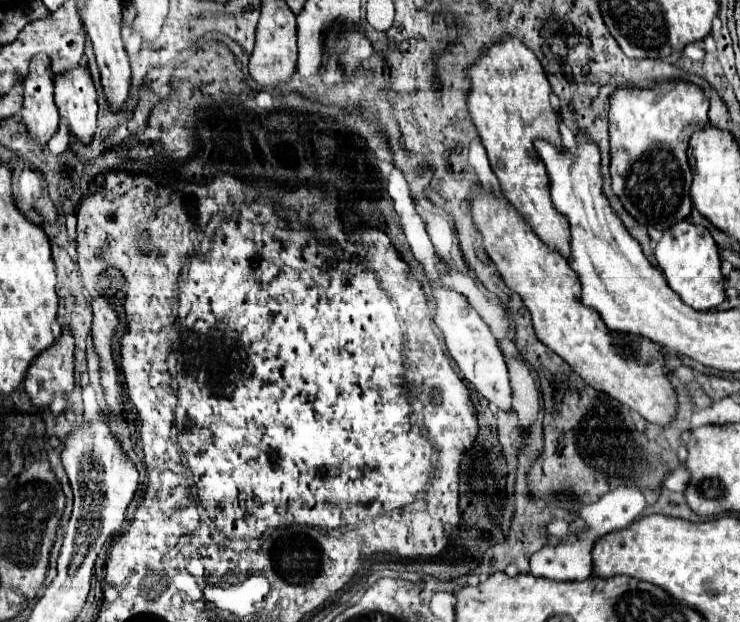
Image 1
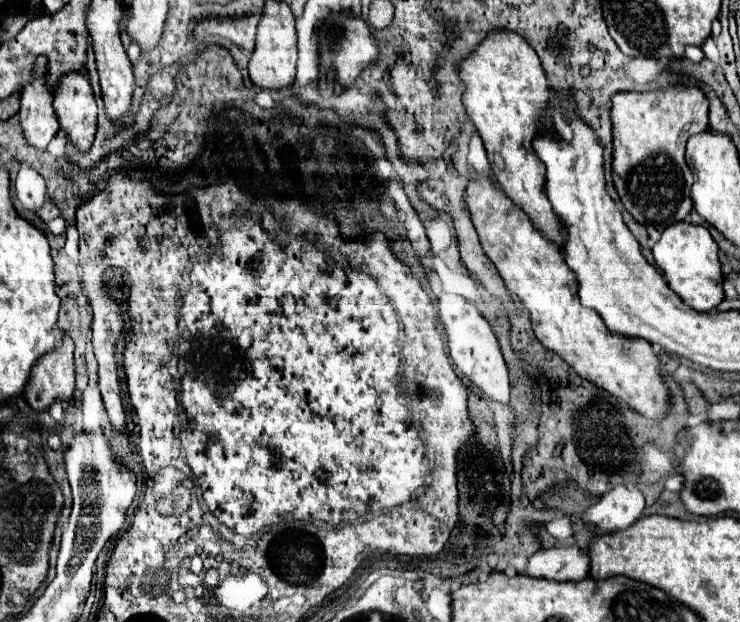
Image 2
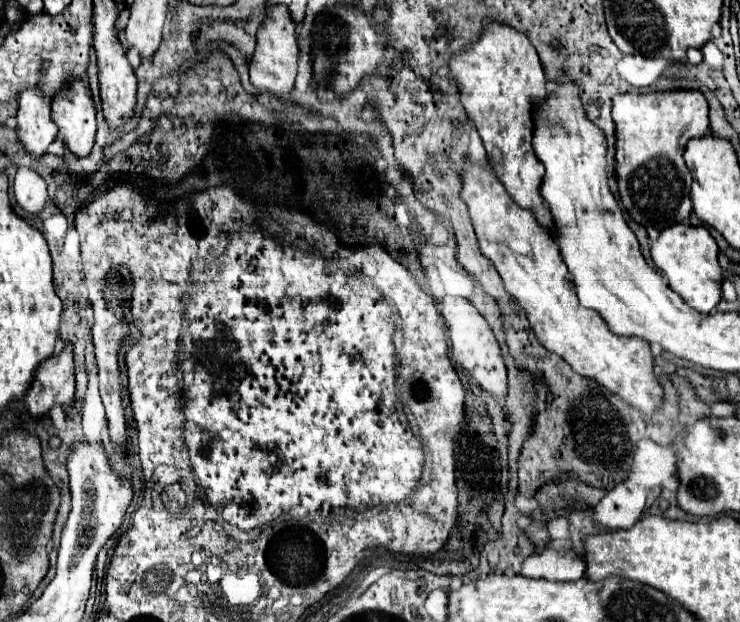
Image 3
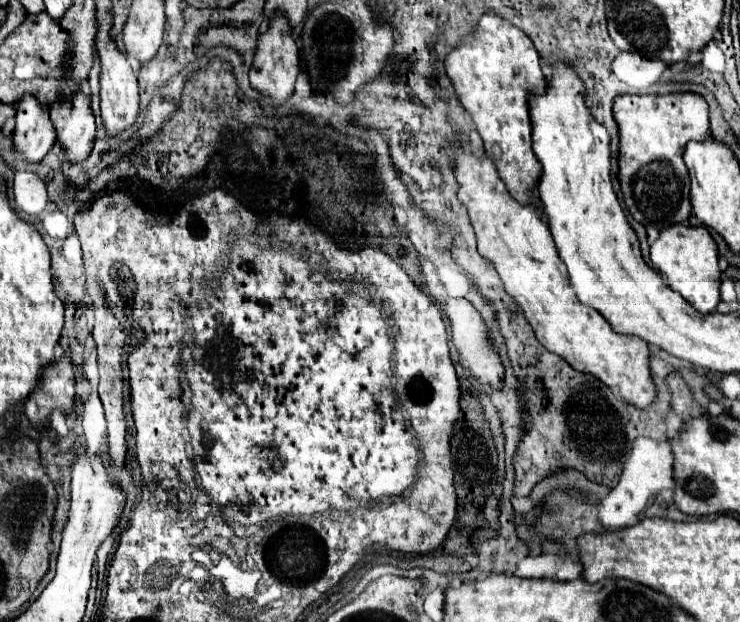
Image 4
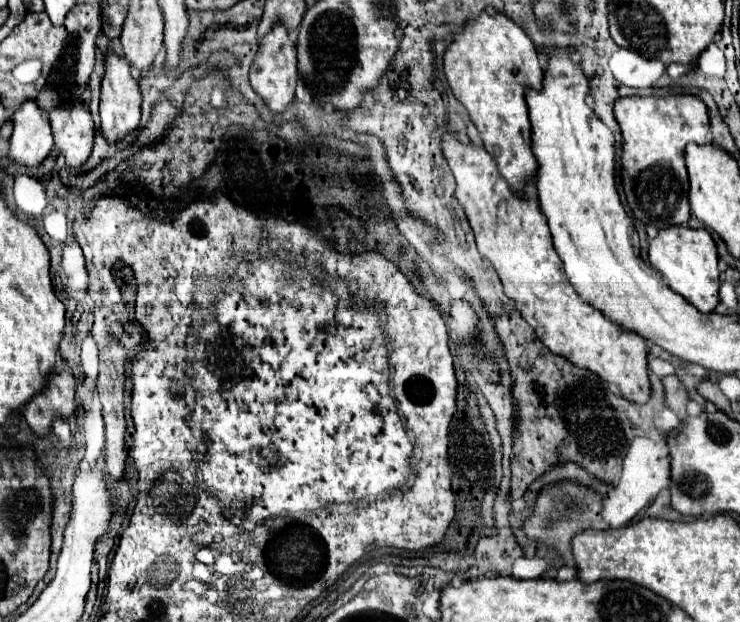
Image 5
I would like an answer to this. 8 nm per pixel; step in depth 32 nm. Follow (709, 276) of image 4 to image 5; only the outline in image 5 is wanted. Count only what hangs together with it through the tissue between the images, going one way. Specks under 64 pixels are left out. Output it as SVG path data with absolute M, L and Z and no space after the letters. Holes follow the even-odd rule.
M672 226L658 232L656 238L648 244L648 260L652 268L656 268L668 282L668 286L684 296L692 306L700 312L714 312L718 306L718 286L720 286L720 272L718 272L718 250L712 236L704 230L692 230L688 226Z

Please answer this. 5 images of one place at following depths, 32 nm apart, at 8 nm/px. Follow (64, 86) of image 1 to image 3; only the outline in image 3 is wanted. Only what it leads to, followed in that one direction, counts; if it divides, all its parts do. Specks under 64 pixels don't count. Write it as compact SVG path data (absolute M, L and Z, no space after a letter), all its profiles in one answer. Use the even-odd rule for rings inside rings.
M84 82L72 84L68 92L60 92L52 100L52 120L58 126L58 138L74 156L90 154L96 136L96 110Z

